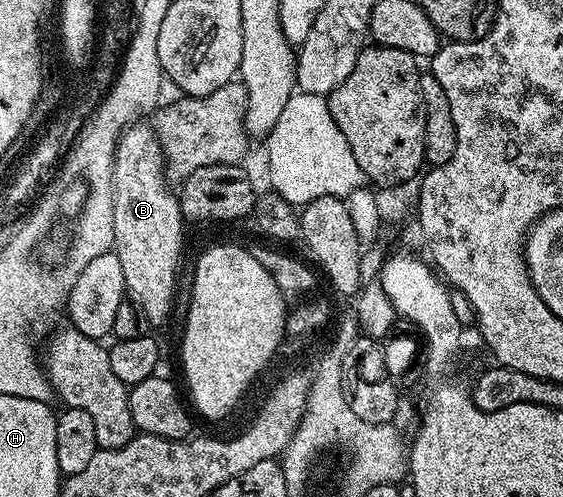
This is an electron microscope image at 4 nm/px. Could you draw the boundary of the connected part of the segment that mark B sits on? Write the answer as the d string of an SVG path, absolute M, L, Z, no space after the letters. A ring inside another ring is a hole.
M135 123L123 130L115 145L115 166L111 169L113 186L114 253L121 259L127 293L145 311L148 326L163 325L172 320L175 280L179 259L185 246L185 218L179 209L179 198L167 186L165 156L160 138L150 124Z

